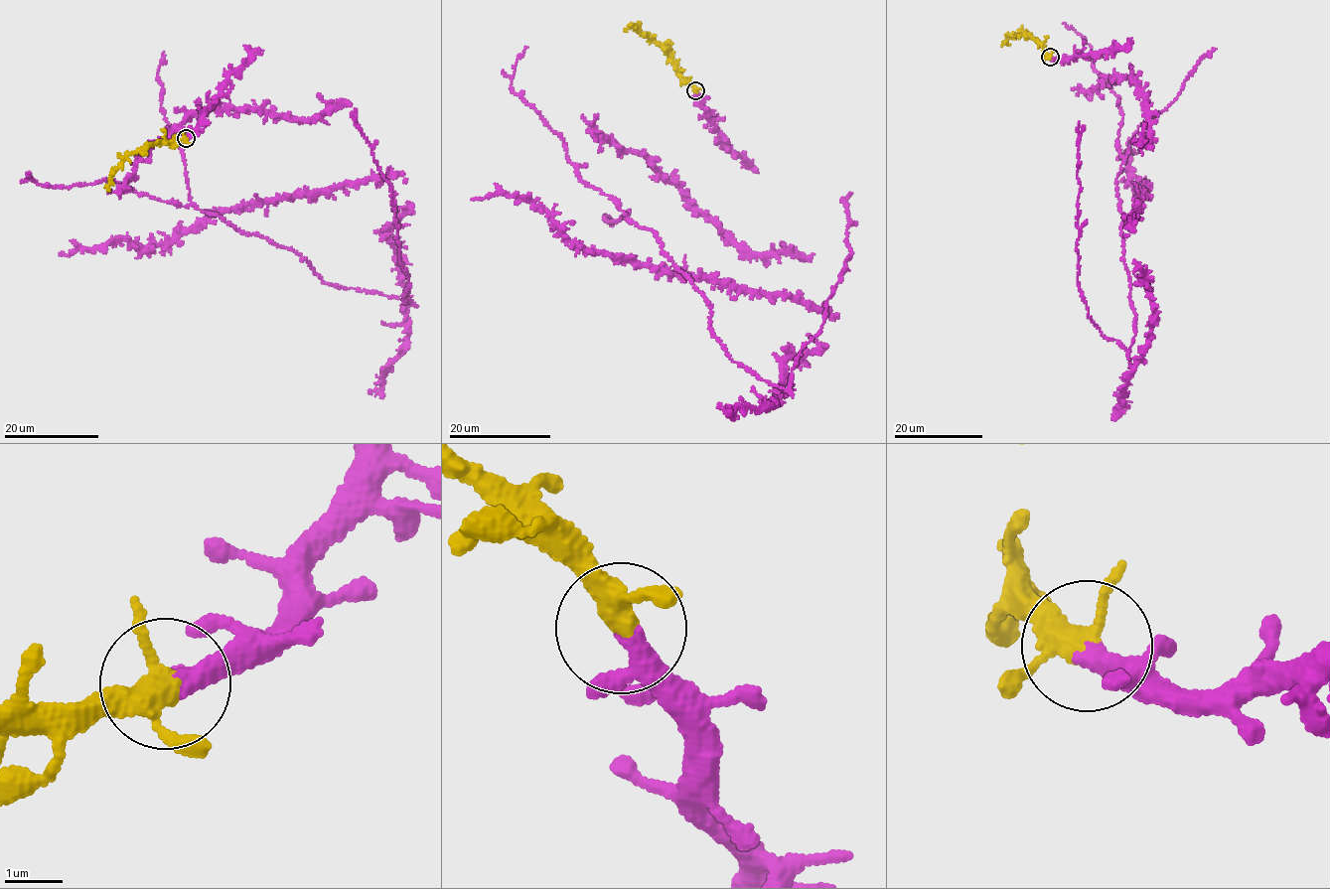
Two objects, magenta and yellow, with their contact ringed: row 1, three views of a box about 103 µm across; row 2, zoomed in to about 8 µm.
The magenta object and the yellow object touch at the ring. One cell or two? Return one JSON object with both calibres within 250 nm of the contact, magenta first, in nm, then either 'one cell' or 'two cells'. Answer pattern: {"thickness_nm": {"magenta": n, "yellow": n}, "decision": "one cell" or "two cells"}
{"thickness_nm": {"magenta": 280, "yellow": 280}, "decision": "one cell"}

